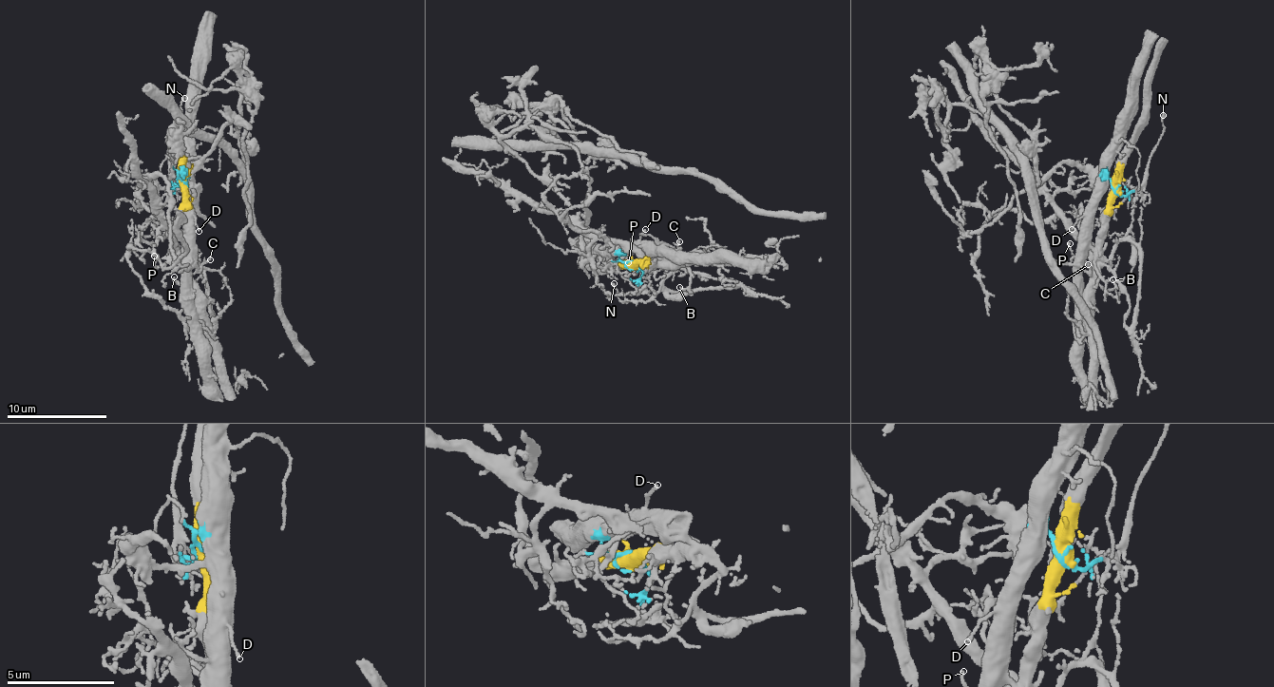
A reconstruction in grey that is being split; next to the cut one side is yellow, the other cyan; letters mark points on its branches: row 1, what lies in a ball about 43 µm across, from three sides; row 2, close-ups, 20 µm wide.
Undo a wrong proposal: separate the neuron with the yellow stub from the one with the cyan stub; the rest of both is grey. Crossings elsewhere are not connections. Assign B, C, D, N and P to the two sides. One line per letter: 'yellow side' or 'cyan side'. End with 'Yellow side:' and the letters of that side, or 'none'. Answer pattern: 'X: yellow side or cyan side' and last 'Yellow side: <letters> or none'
B: yellow side
C: yellow side
D: cyan side
N: cyan side
P: yellow side
Yellow side: B, C, P

